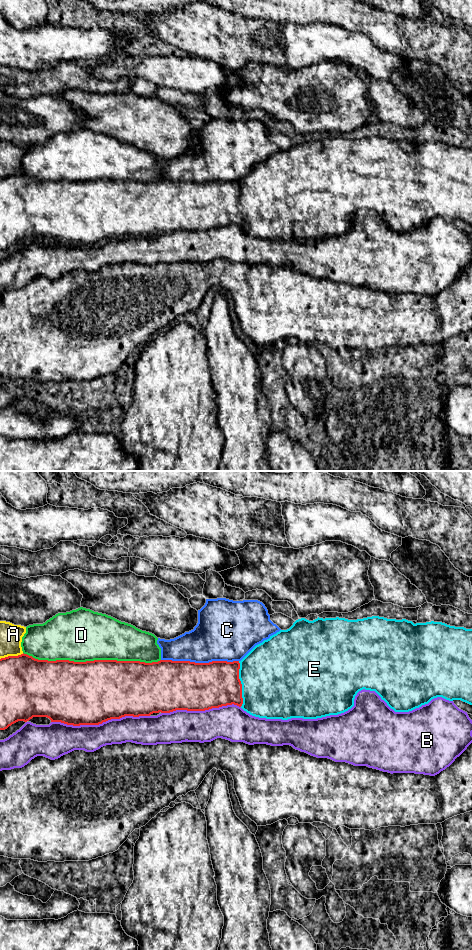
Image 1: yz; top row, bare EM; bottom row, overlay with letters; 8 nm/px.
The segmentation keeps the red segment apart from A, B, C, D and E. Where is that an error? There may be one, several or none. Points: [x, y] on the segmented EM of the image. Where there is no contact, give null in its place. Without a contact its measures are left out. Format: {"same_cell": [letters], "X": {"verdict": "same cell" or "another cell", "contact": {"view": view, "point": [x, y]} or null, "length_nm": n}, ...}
{"same_cell": ["E"], "A": {"verdict": "another cell", "contact": {"view": "yz", "point": [11, 656]}, "length_nm": 200}, "B": {"verdict": "another cell", "contact": {"view": "yz", "point": [100, 723]}, "length_nm": 800}, "C": {"verdict": "another cell", "contact": {"view": "yz", "point": [200, 663]}, "length_nm": 600}, "D": {"verdict": "another cell", "contact": {"view": "yz", "point": [92, 661]}, "length_nm": 1100}, "E": {"verdict": "same cell", "contact": {"view": "yz", "point": [241, 684]}, "length_nm": 360}}

